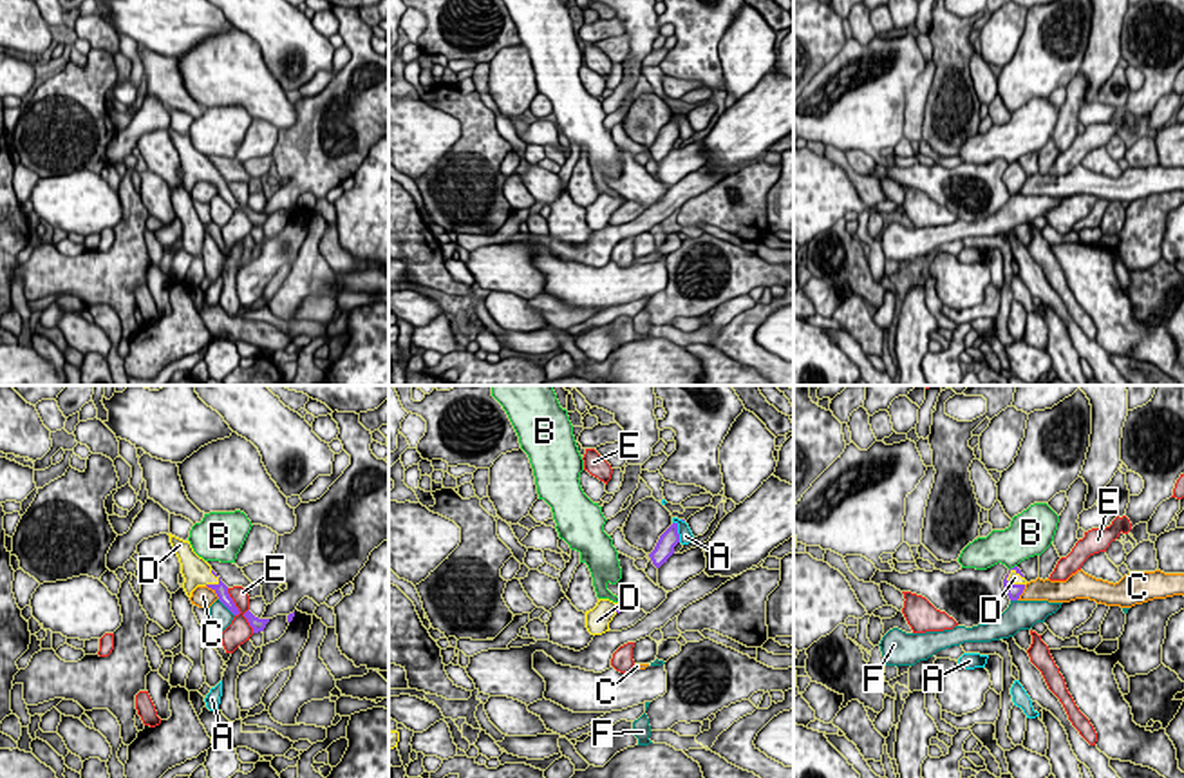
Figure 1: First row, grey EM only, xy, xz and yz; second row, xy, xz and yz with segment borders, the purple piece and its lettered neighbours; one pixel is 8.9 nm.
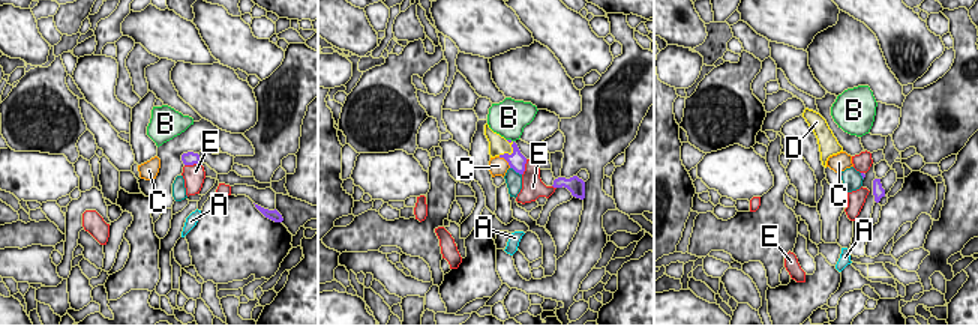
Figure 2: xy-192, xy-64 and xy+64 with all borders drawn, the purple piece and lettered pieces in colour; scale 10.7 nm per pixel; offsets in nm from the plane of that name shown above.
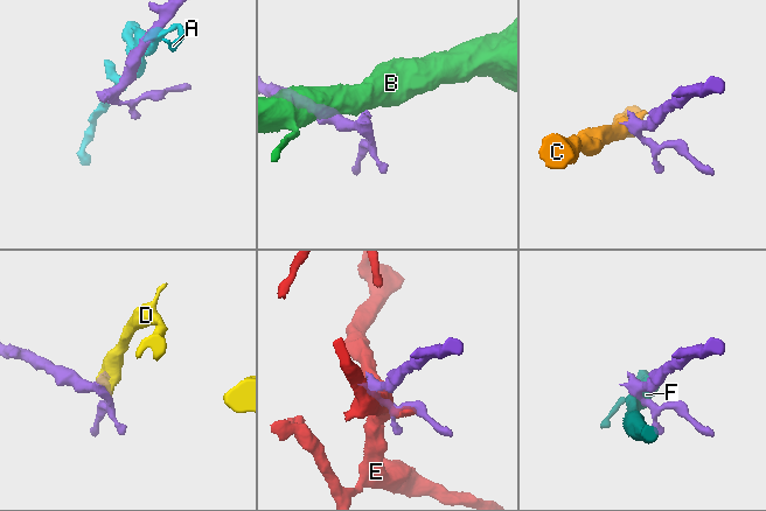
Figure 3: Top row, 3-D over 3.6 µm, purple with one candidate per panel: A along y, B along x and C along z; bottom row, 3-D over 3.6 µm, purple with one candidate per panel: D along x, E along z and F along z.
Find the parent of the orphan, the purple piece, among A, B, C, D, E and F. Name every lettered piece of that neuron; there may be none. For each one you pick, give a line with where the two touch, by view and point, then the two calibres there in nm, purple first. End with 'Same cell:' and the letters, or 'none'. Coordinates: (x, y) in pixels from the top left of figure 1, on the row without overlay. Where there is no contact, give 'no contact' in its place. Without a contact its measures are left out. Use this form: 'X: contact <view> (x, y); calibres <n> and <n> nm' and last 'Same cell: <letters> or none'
D: contact xy (216, 170); calibres 120 and 240 nm
Same cell: D

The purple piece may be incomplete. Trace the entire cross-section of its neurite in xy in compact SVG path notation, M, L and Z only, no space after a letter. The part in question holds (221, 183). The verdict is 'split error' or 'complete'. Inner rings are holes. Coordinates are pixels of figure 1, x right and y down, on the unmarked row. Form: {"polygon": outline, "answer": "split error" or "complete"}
{"polygon": "M168 128L168 130L170 130L170 138L179 152L179 157L181 157L181 168L184 172L183 183L184 183L186 190L192 192L192 186L197 181L208 181L217 188L219 195L233 210L239 210L240 206L235 201L233 194L230 192L228 181L211 165L211 161L193 147L190 136L183 136L172 128Z", "answer": "split error"}

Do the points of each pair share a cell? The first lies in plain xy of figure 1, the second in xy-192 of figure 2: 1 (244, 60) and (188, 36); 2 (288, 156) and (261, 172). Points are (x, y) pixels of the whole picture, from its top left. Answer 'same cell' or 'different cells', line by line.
1: different cells
2: same cell

